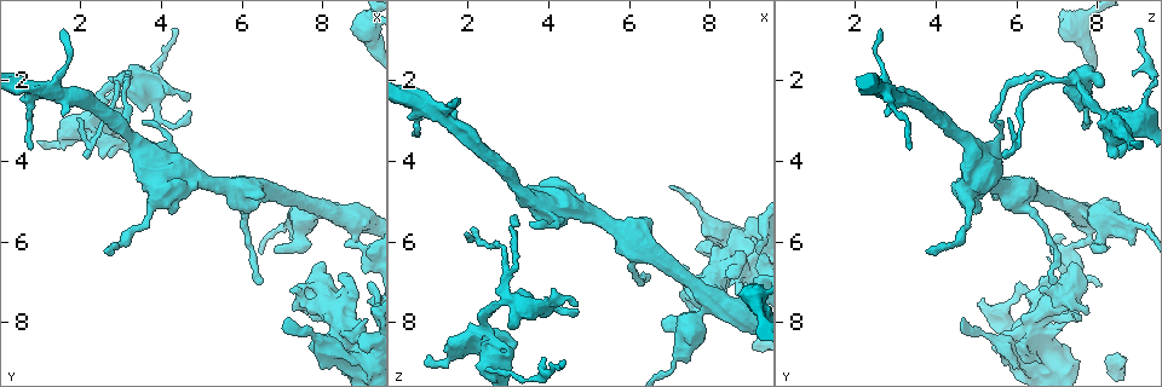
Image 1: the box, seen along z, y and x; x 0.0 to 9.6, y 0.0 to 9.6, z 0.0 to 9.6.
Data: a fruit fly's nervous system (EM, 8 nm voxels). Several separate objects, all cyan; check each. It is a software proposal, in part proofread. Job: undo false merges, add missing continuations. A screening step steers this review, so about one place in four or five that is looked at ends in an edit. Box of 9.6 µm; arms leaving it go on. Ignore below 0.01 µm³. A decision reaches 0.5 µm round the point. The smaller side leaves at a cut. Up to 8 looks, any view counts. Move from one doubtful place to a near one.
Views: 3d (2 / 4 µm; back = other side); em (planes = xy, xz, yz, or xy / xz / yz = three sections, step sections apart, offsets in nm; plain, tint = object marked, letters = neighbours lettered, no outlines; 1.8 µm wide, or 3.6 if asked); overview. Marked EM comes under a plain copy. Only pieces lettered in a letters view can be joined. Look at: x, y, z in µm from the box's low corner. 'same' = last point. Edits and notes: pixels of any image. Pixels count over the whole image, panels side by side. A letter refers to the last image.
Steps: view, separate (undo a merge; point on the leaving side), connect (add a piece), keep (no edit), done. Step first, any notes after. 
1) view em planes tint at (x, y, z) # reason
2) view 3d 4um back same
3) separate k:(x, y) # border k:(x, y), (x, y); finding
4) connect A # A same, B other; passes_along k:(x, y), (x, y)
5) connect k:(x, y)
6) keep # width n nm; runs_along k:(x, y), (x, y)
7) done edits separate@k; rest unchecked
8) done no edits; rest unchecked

view em yz step 16 letters at (7.35, 6.05, 8.85) # free end

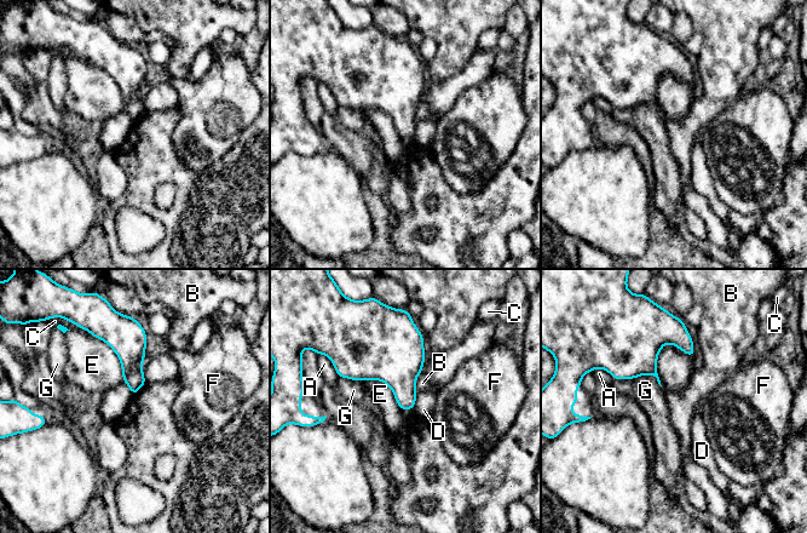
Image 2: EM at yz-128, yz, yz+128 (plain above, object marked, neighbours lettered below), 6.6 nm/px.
keep # A other, B other, C other, D other, E other, F other, G other; none of them fits

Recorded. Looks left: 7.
view 3d 4um at (7.90, 9.10, 6.00) # free end

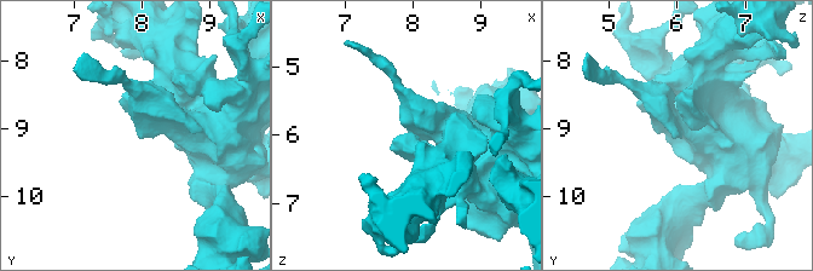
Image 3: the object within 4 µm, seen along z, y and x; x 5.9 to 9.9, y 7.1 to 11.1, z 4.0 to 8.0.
view em planes letters at (7.95, 9.15, 5.95) # now the EM

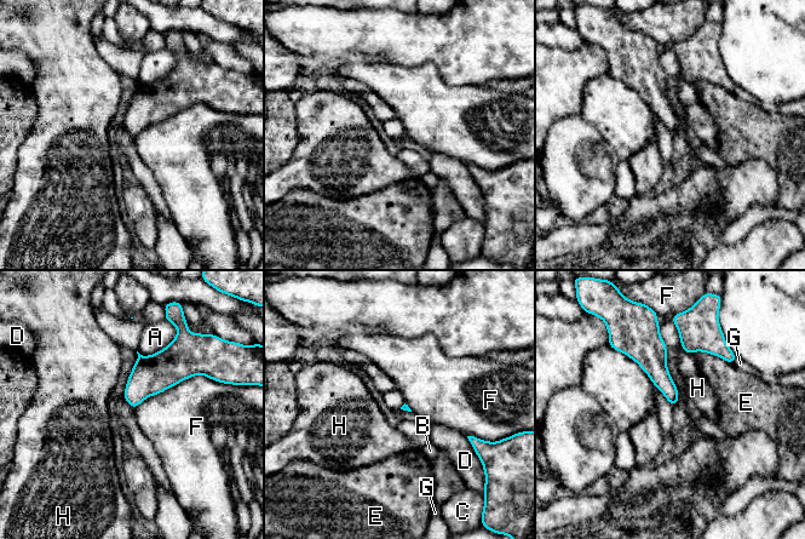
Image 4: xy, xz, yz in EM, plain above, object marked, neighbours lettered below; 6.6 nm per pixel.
keep # longest_contact F 550 nm; A other, B other, C other, D other, E other, F other, G other, H other; border 4:(207, 376), (185, 378), (133, 408); none of them fits

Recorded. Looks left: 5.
view 3d 4um at (7.05, 7.95, 4.70) # thin end

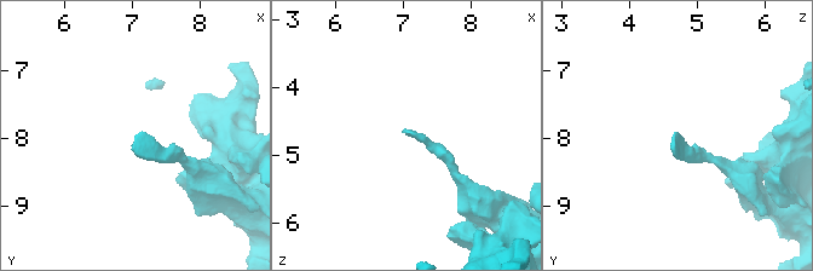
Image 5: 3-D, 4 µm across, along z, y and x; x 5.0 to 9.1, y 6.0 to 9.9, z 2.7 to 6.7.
view em xz step 8 letters at (7.05, 8.00, 4.60) # shape alone is not enough

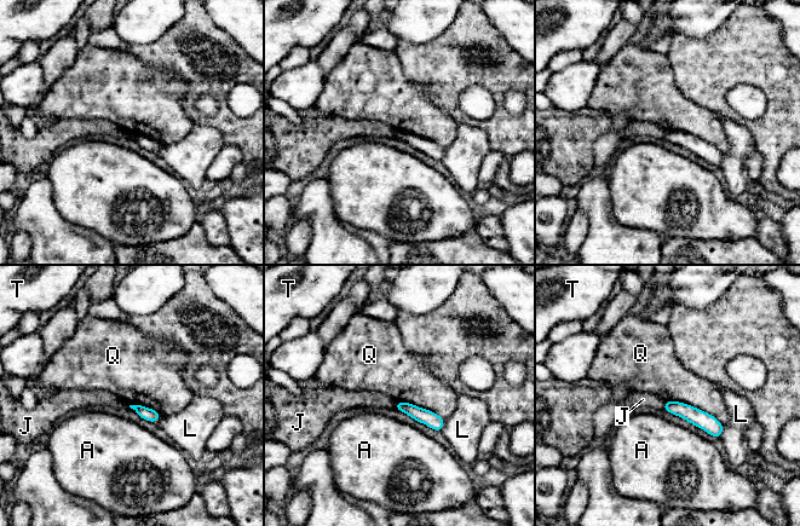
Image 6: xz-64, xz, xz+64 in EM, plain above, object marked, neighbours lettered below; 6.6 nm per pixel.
view em planes letters same # cut it another way

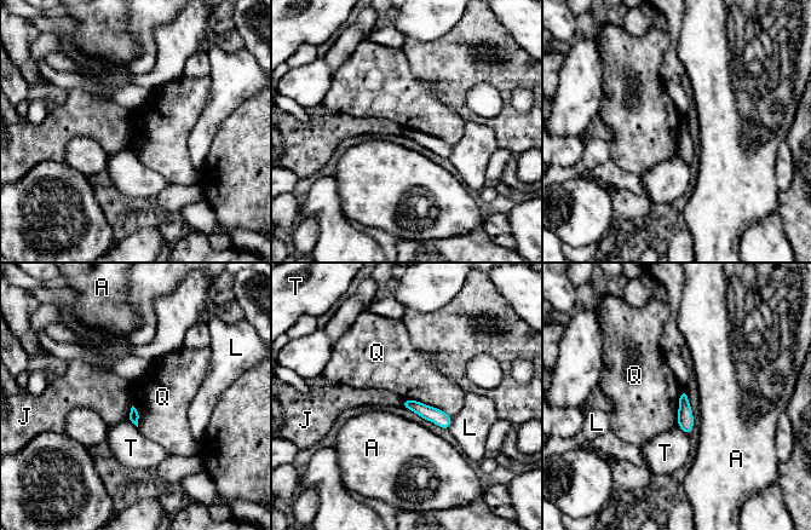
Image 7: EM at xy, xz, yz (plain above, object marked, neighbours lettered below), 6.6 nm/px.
keep # A other, J other, L other, Q other, T other; border 7:(404, 398), (420, 401), (452, 416); no lettered piece goes on from it

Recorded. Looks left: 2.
done no edits; rest unchecked

